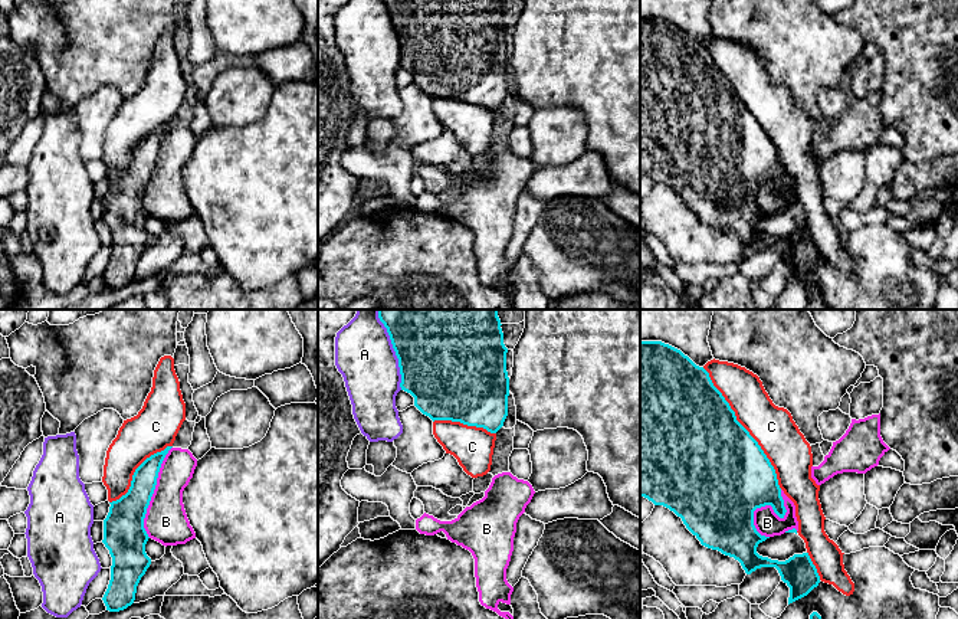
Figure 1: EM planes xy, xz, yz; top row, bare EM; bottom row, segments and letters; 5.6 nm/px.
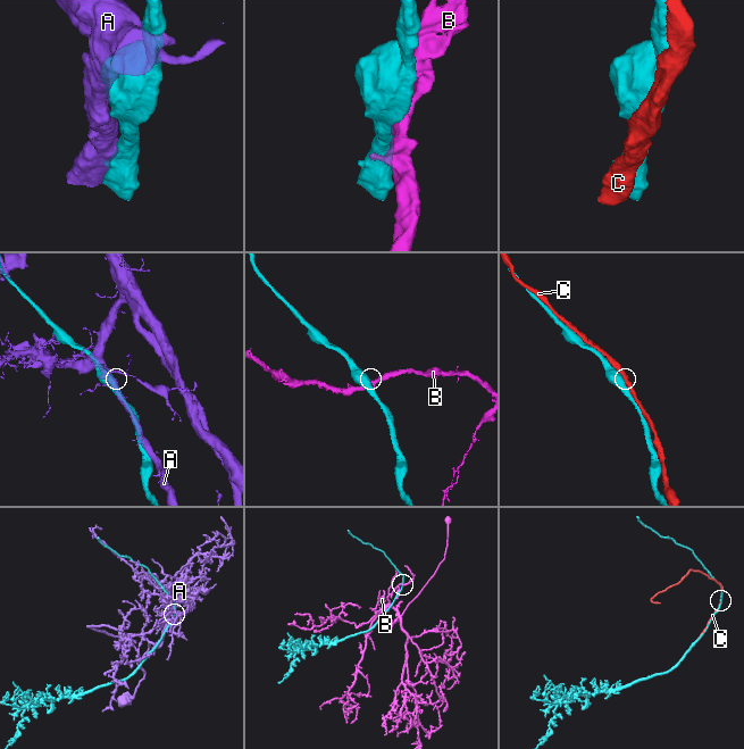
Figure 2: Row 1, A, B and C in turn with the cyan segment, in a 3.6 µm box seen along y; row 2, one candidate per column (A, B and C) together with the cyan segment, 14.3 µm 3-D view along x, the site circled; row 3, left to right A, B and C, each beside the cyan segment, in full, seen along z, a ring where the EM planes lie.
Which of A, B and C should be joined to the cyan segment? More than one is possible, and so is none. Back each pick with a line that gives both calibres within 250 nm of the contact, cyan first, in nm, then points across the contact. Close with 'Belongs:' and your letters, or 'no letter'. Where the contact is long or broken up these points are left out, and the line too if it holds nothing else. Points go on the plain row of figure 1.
C: 500 nm thick on the cyan side, 240 nm on the other
Belongs: C

